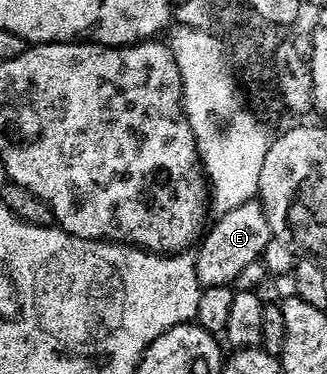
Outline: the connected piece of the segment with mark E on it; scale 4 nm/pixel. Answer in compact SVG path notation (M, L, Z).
M256 198L247 200L243 205L227 213L217 215L215 221L204 234L199 245L201 249L198 252L196 250L195 253L197 260L195 273L199 277L202 288L232 285L235 277L239 277L239 272L251 261L262 258L266 254L264 251L268 249L269 243L271 244L269 222Z

